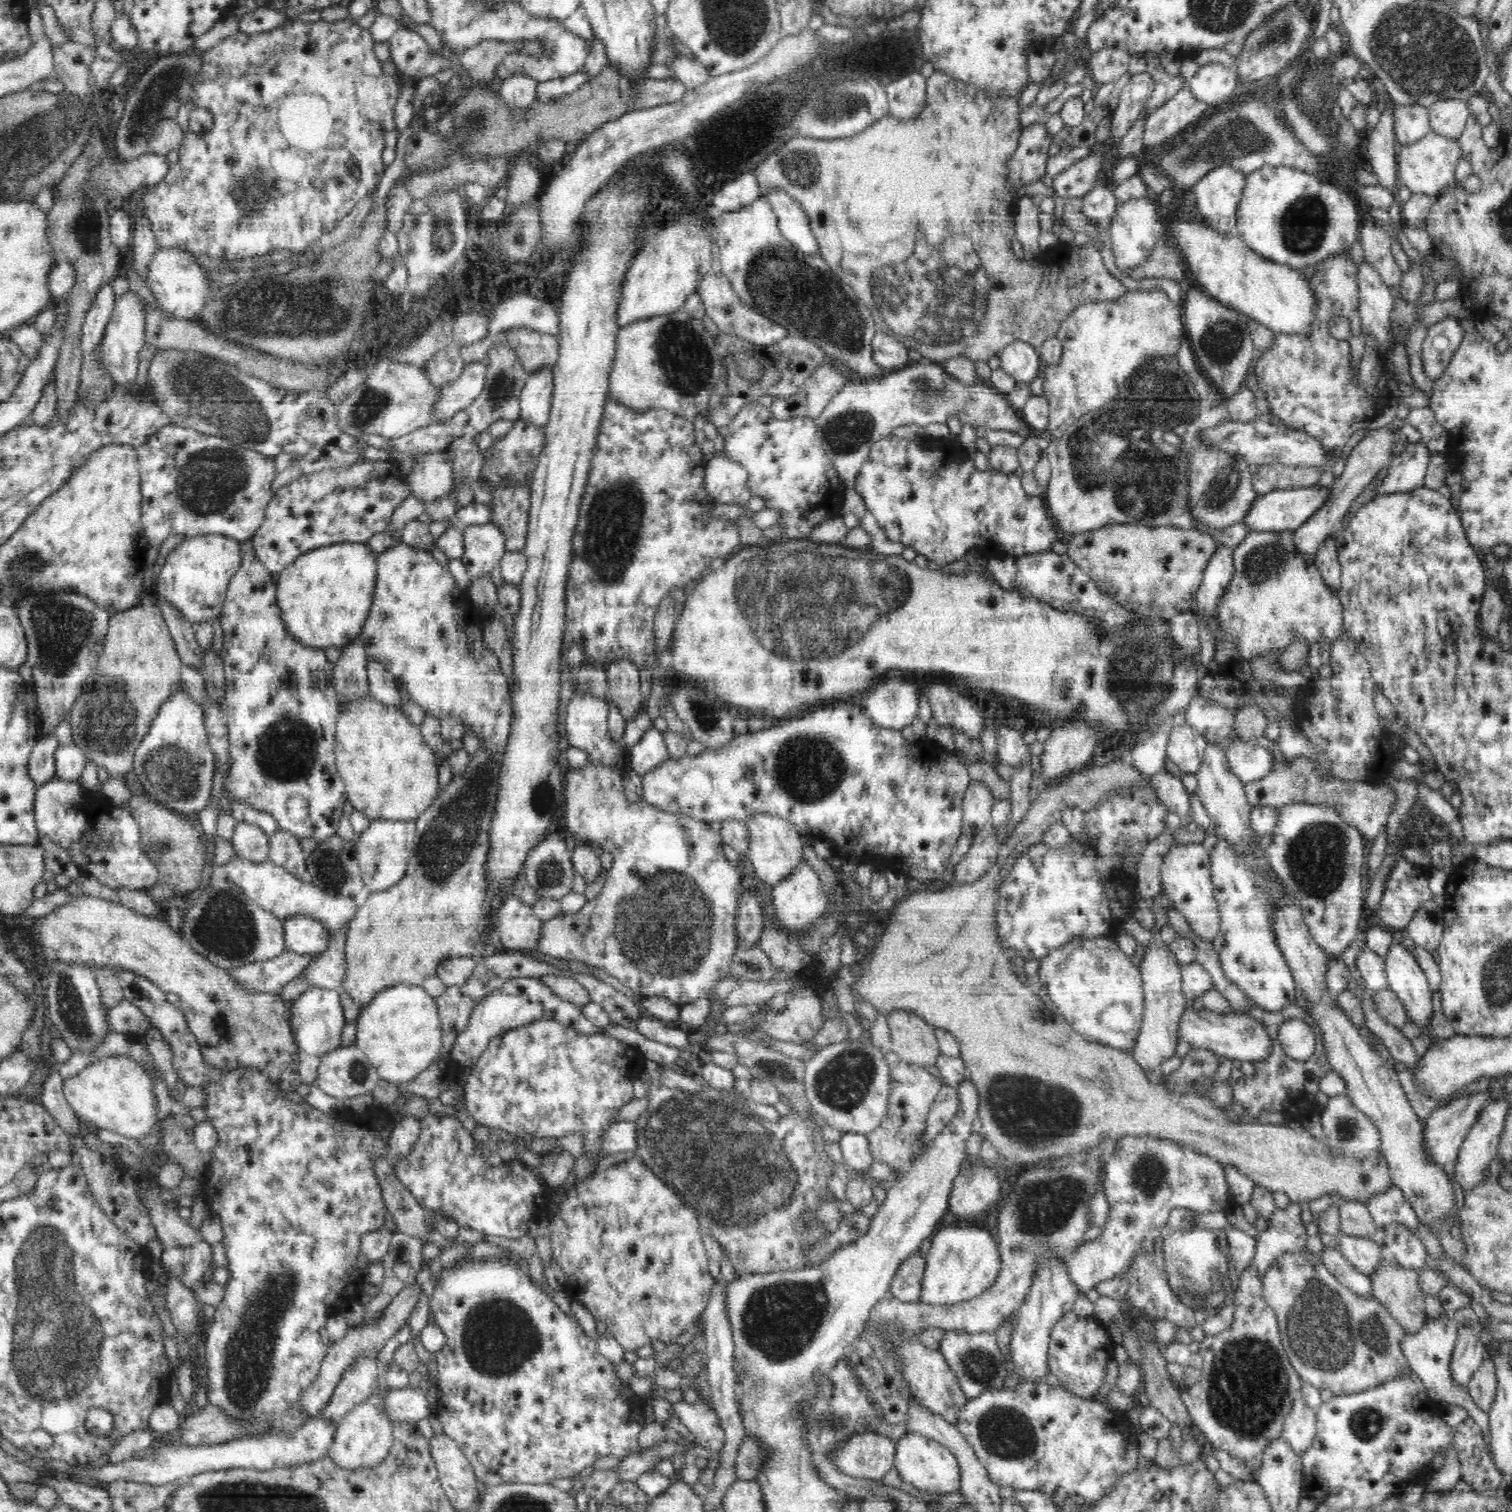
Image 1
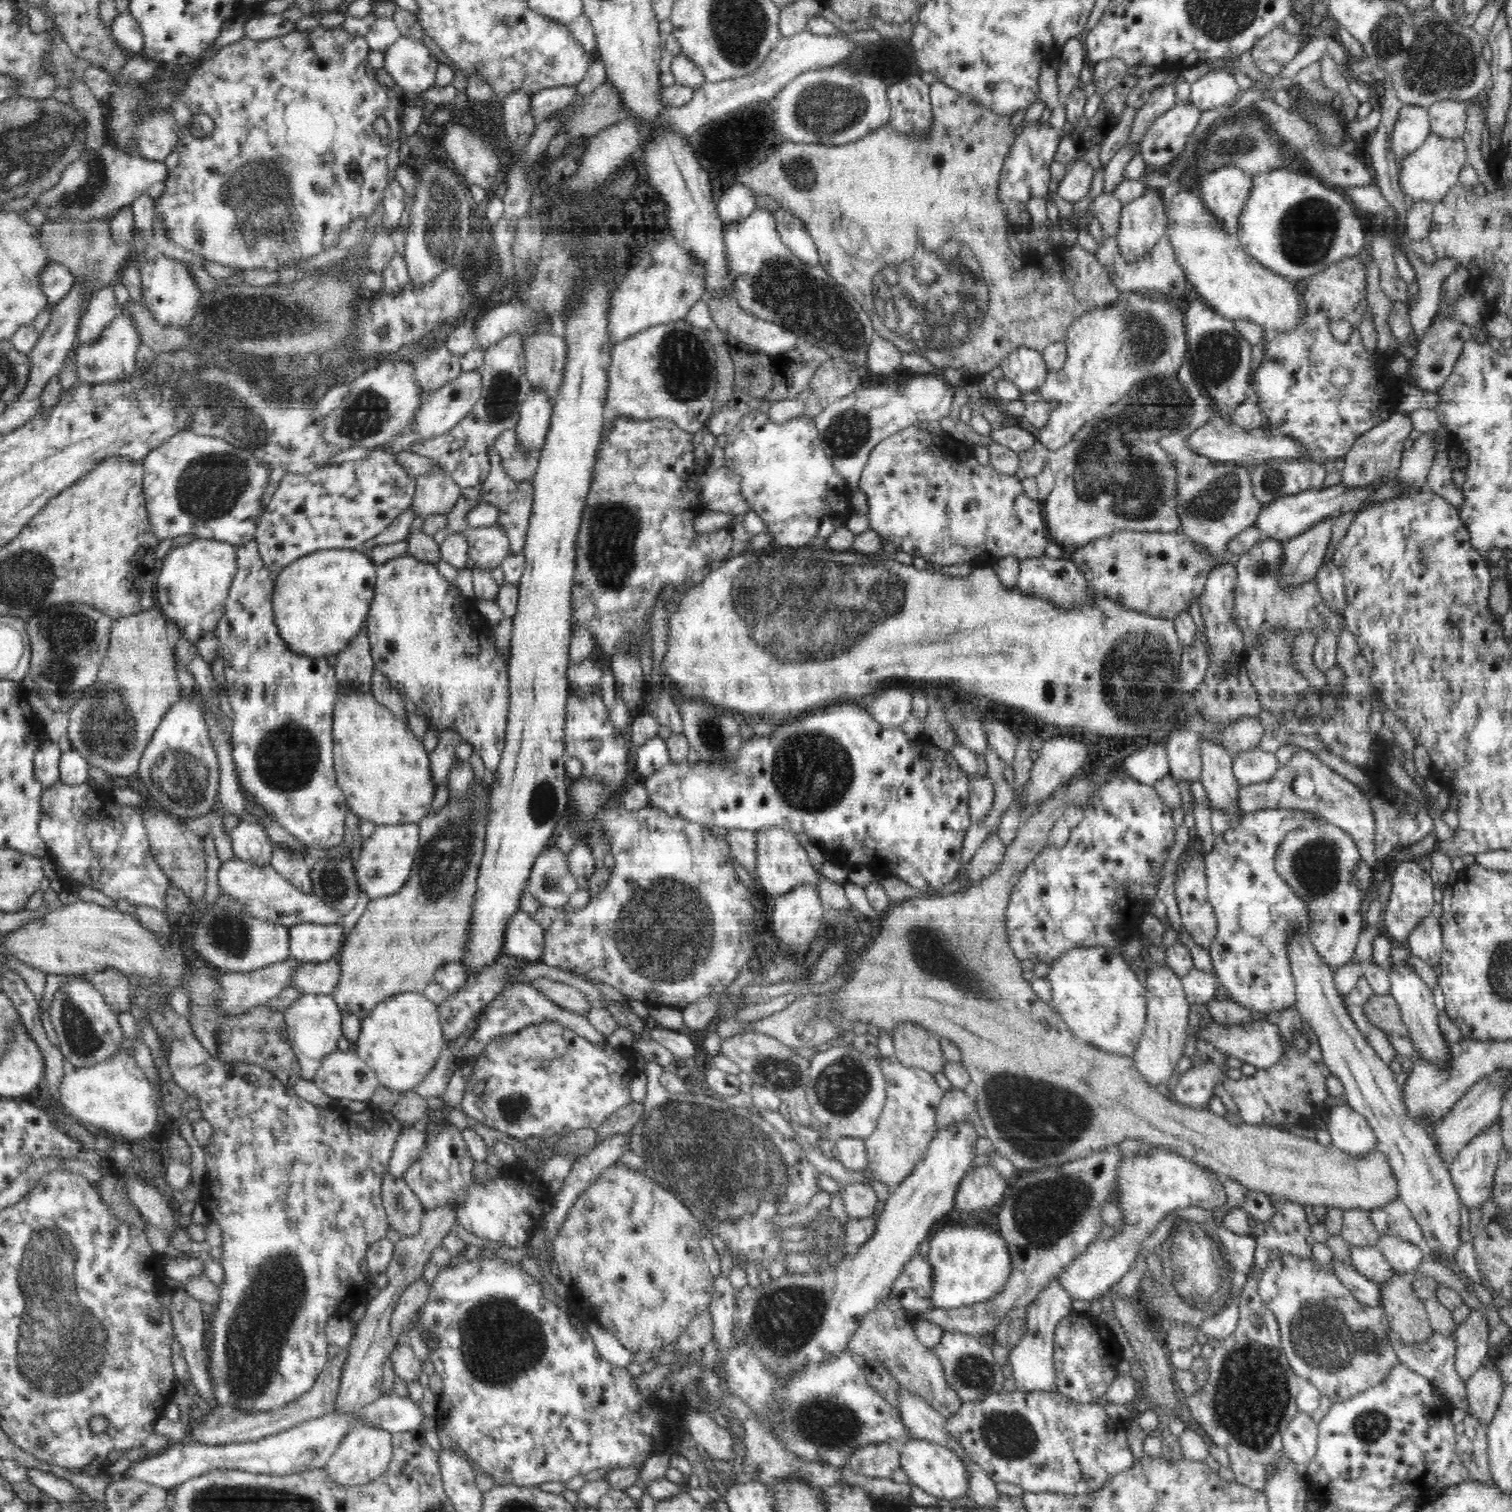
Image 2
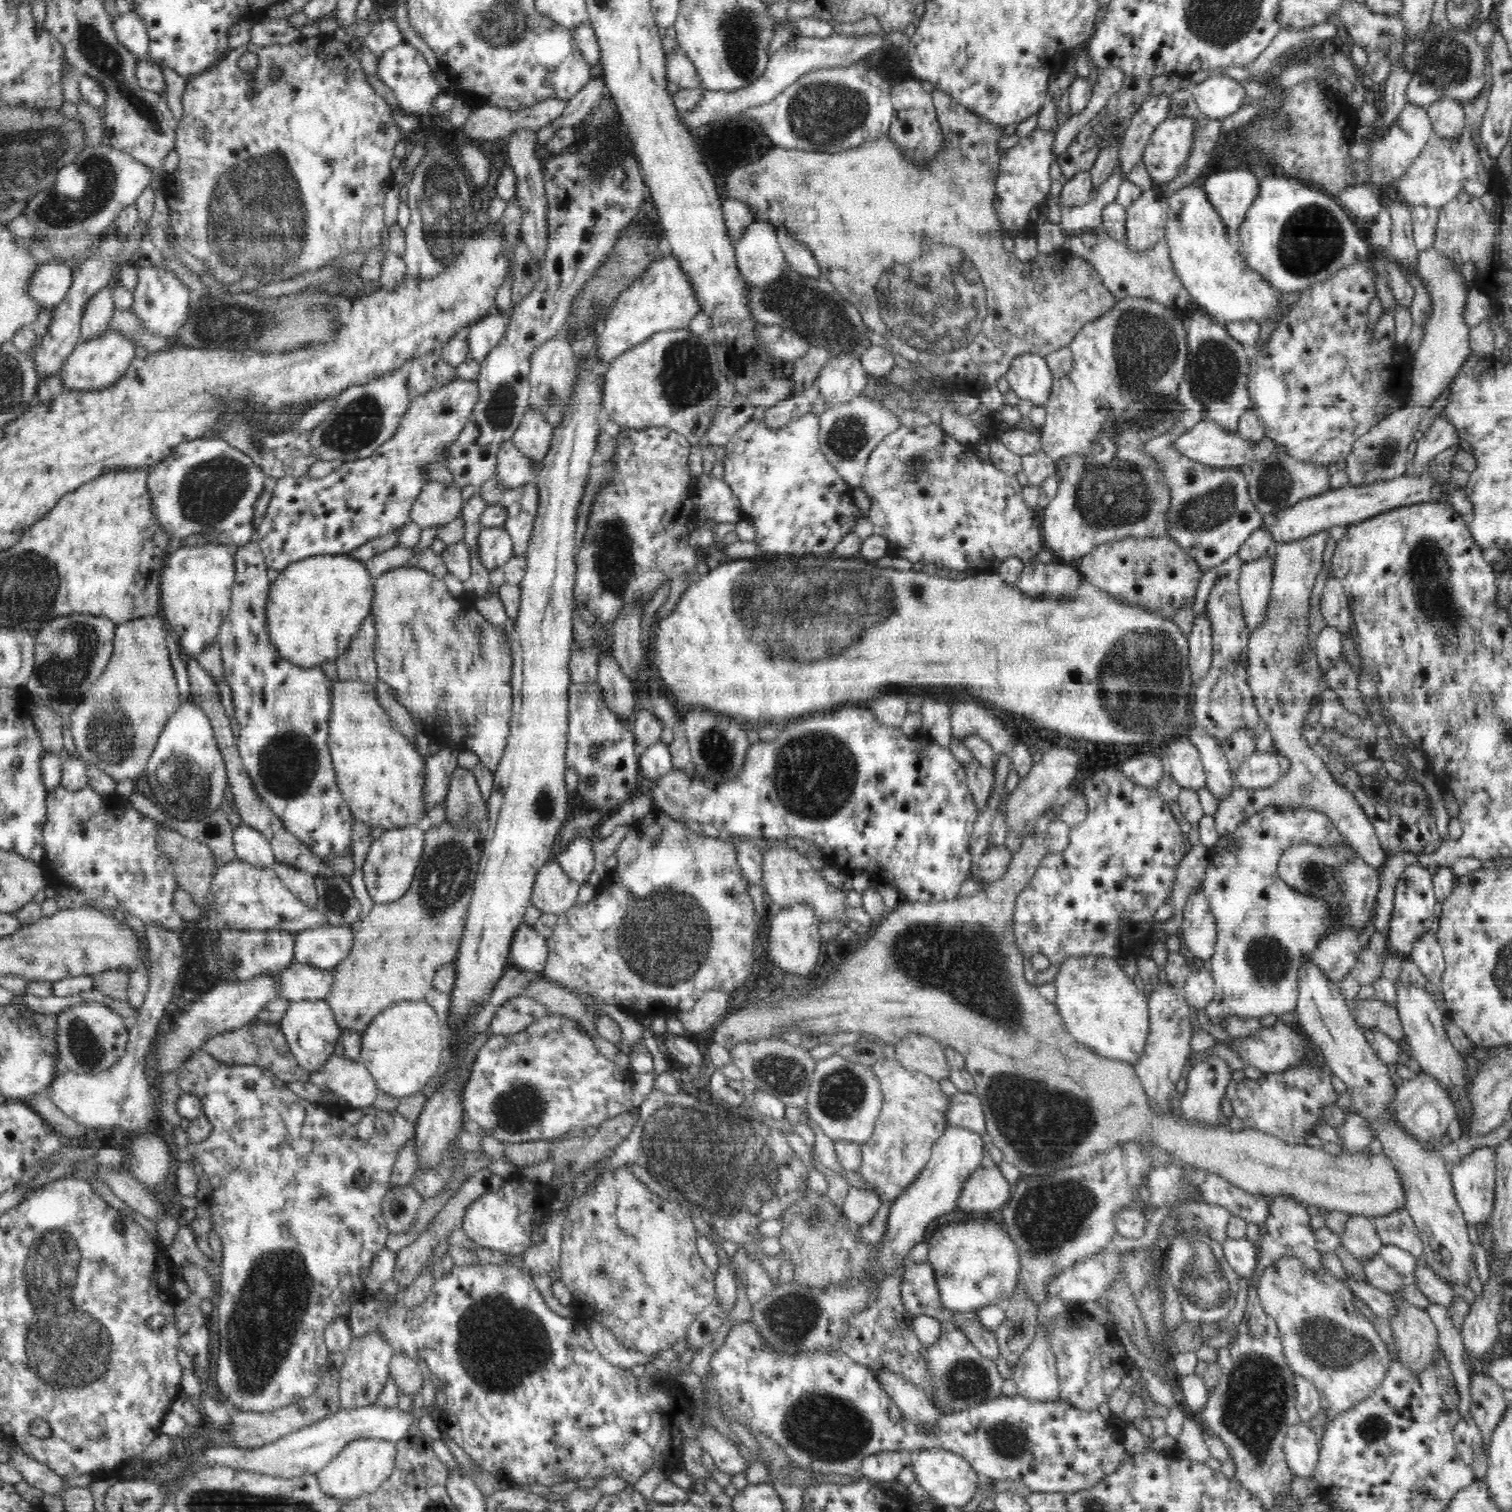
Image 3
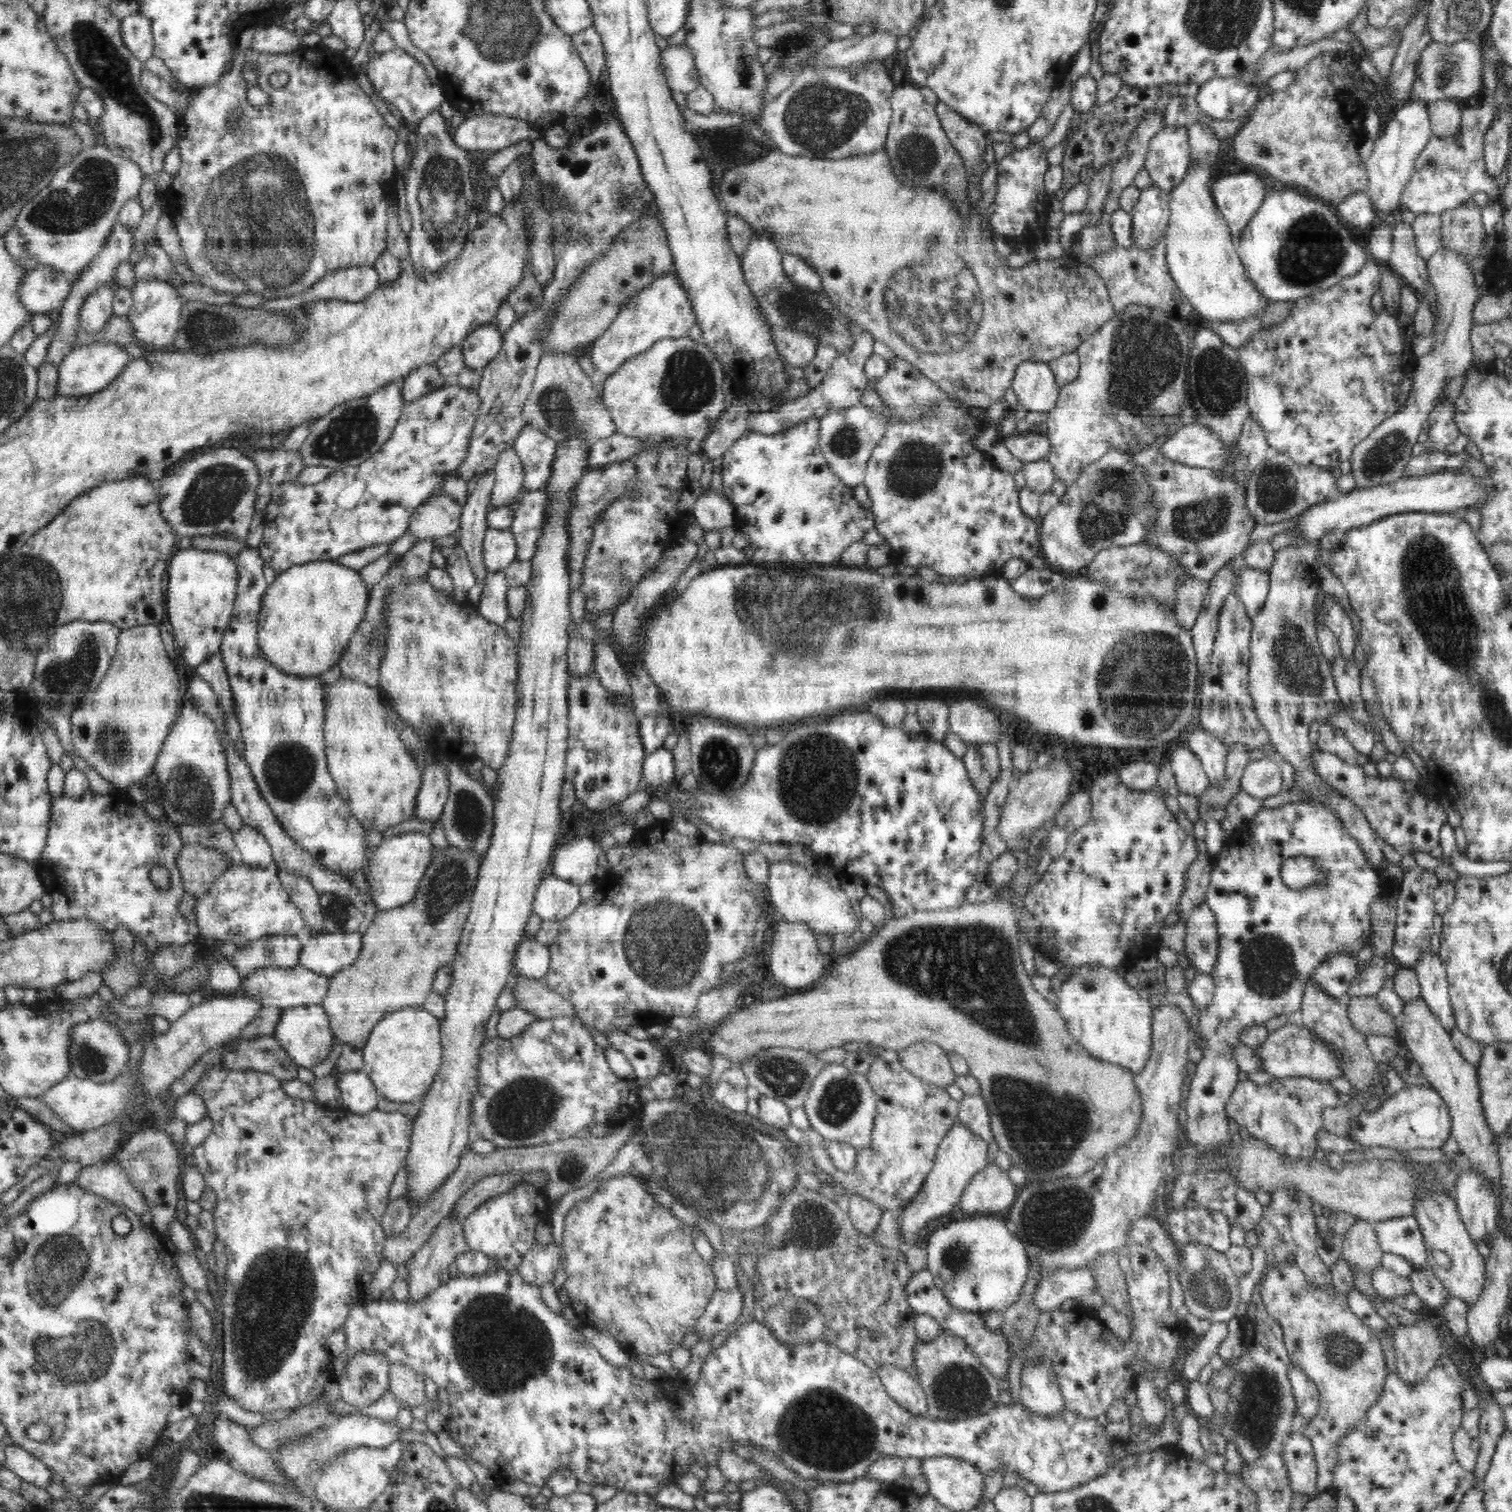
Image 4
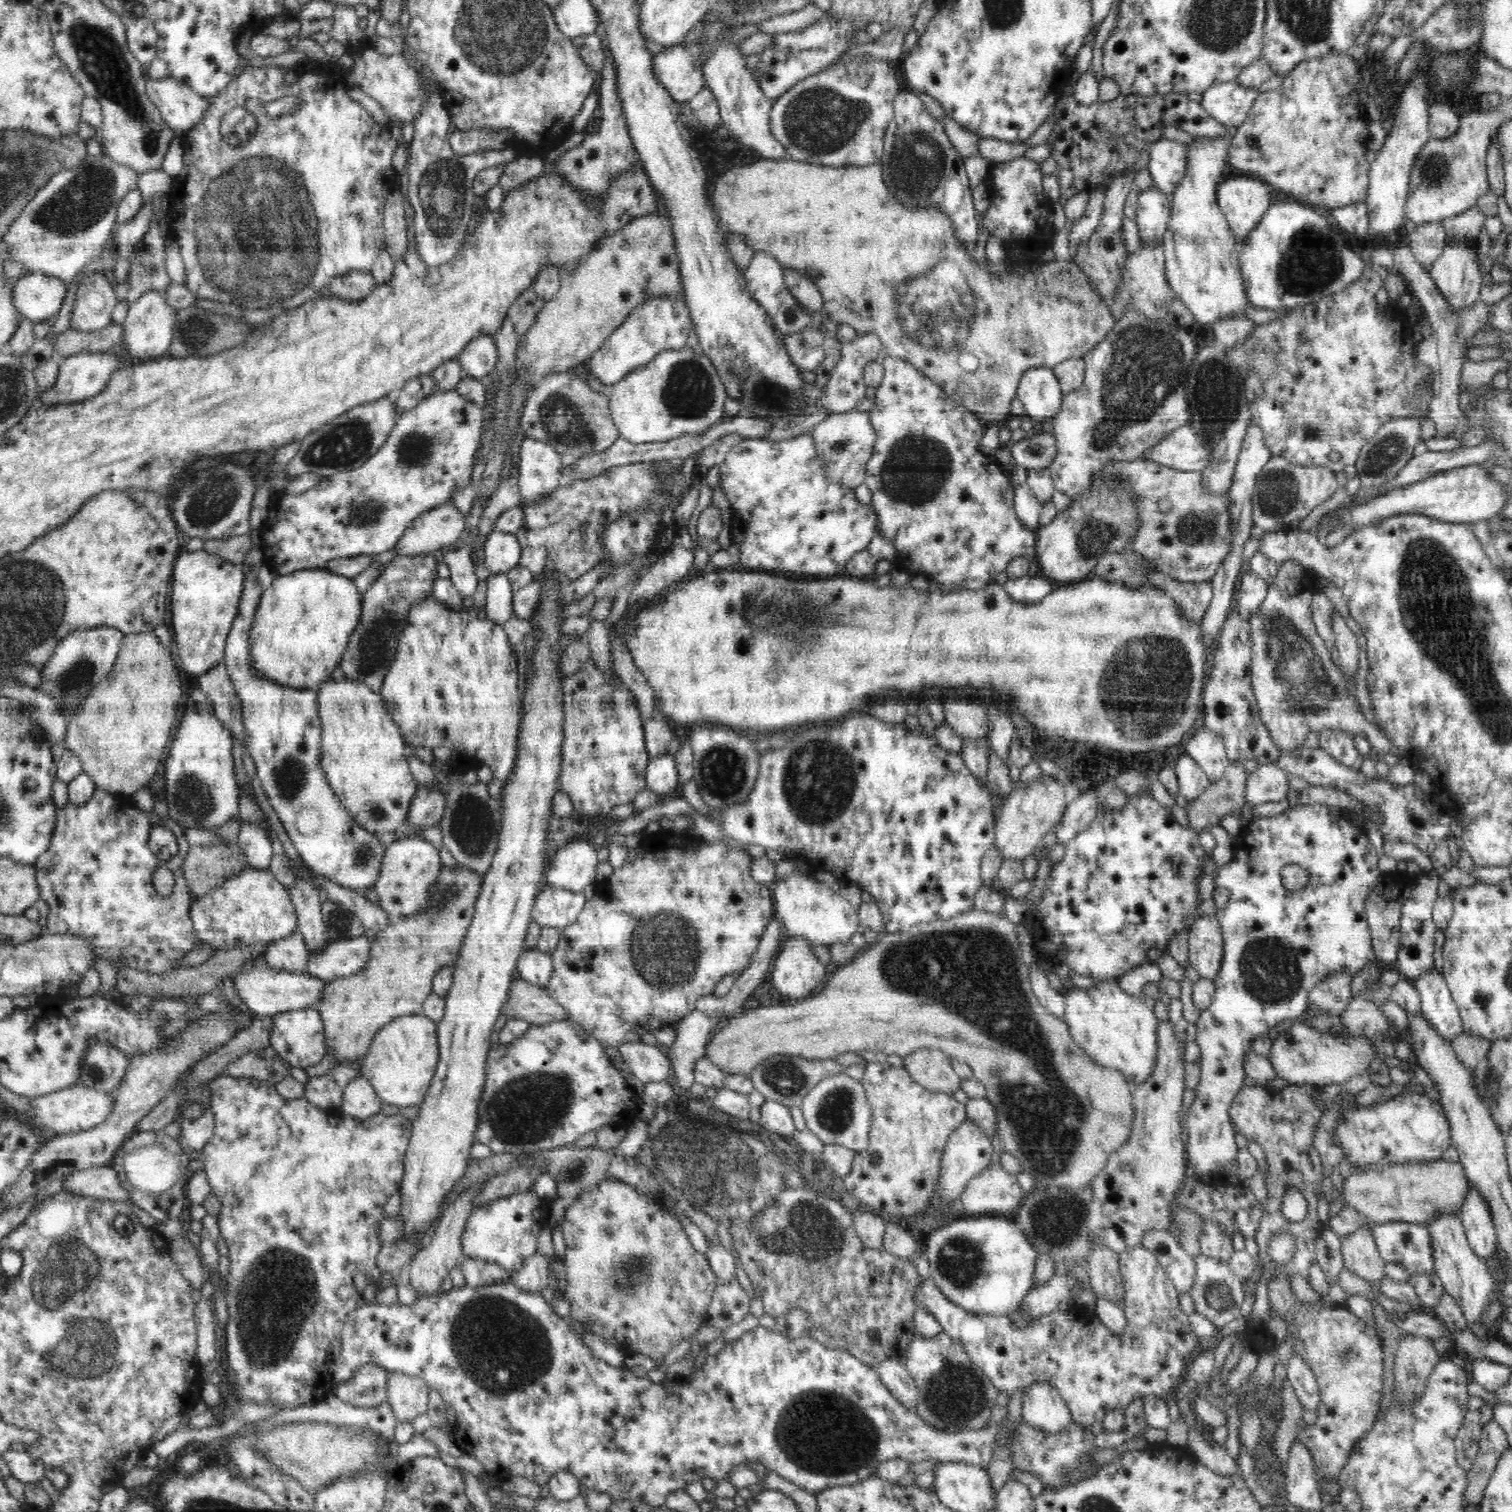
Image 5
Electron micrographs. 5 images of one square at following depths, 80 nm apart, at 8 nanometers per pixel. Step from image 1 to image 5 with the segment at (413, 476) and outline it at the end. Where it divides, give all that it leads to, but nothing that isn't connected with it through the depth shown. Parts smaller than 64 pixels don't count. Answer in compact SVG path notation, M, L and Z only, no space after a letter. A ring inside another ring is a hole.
M444 503L418 515L394 549L398 557L432 555L442 549L446 552L462 542L465 528L465 515L454 503Z

